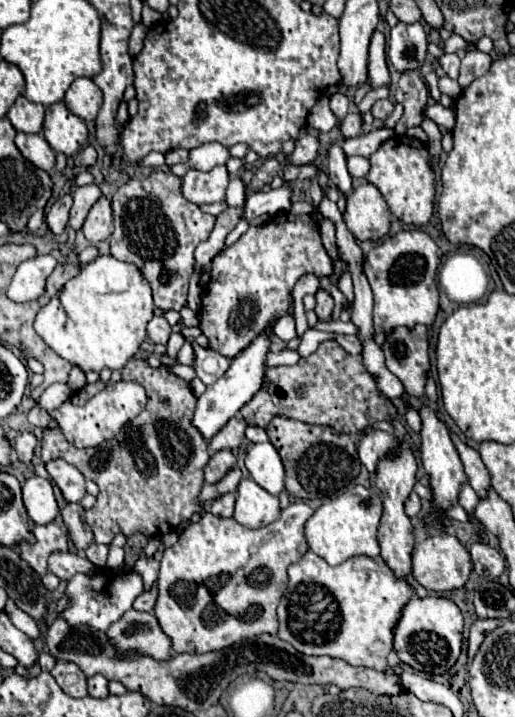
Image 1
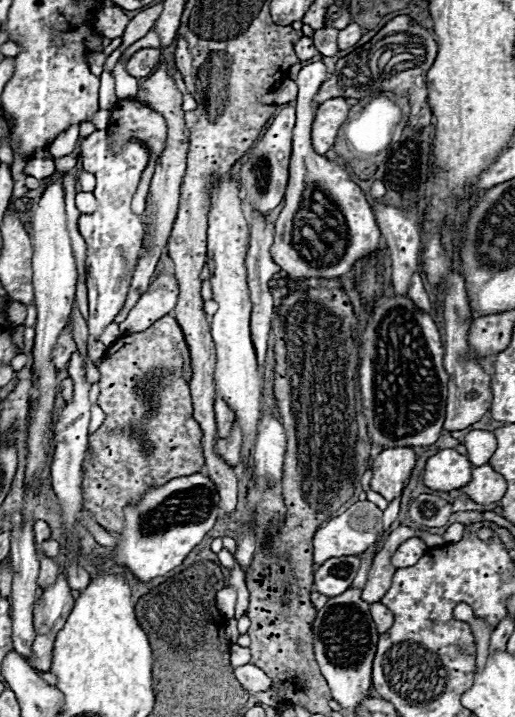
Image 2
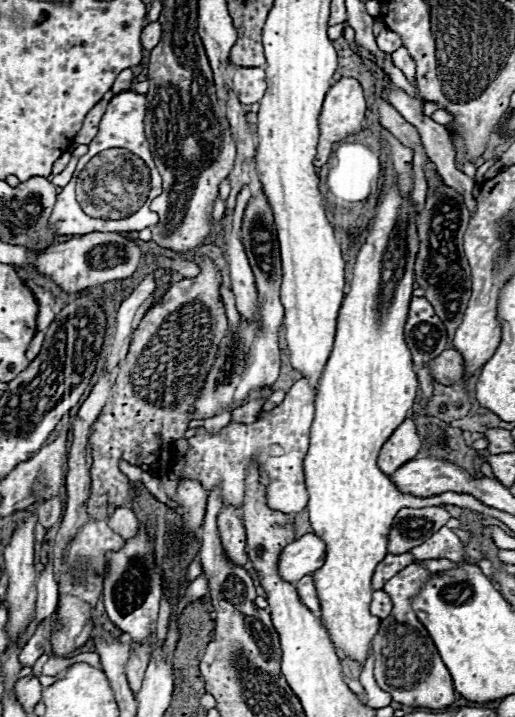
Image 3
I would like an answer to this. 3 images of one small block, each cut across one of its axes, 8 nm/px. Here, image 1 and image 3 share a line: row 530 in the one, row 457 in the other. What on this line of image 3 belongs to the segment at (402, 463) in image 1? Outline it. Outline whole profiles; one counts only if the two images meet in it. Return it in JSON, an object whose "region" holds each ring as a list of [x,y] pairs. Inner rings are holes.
{"region":[[[406,418],[382,446],[378,456],[380,470],[384,474],[398,470],[402,464],[406,464],[406,460],[414,460],[420,446],[422,442],[416,432],[416,424],[412,418]]]}

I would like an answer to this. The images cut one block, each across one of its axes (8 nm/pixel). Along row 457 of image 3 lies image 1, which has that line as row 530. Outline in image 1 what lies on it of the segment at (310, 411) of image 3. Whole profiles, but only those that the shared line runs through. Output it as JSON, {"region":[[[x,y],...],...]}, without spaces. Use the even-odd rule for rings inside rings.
{"region":[[[294,502],[282,516],[258,530],[240,526],[236,520],[218,518],[208,512],[202,514],[202,520],[190,524],[178,538],[178,542],[164,550],[158,576],[158,600],[154,614],[160,622],[162,632],[172,642],[174,652],[214,652],[228,648],[236,642],[260,636],[260,634],[278,634],[276,608],[286,590],[288,576],[286,568],[298,562],[308,552],[308,542],[304,536],[304,524],[314,514],[314,510],[304,502]]]}

